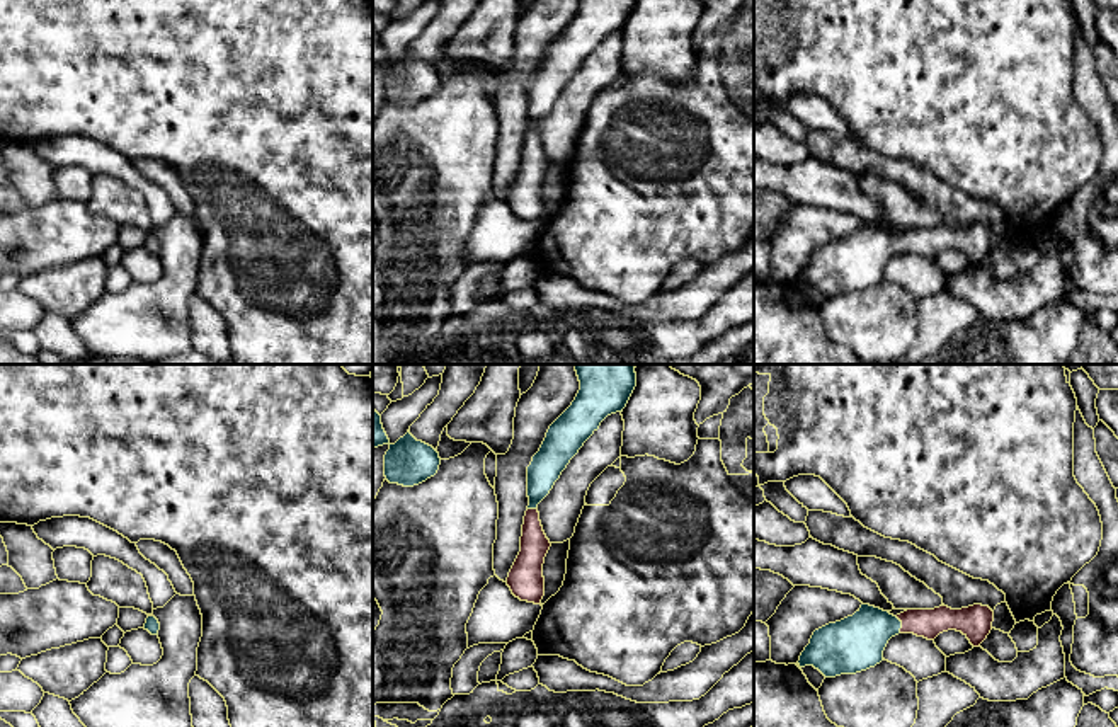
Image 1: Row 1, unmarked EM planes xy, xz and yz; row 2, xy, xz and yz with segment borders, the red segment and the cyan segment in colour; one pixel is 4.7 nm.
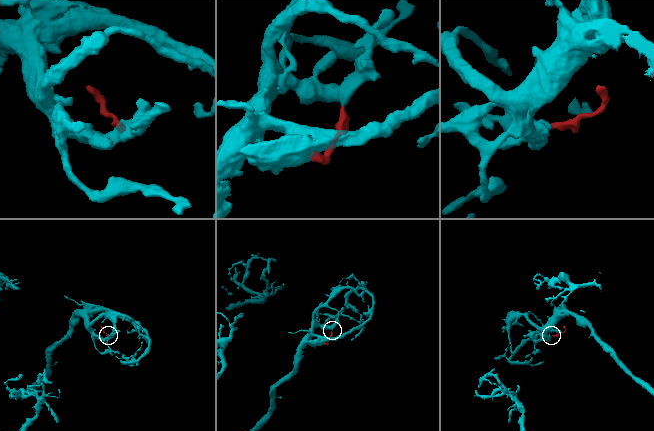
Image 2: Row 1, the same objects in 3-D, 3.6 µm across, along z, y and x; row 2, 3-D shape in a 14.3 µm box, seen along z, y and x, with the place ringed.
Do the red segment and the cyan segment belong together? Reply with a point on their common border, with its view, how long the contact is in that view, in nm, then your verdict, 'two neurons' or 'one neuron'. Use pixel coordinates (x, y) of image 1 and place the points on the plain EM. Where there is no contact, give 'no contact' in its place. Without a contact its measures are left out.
yz (902, 244) | 80 nm | one neuron

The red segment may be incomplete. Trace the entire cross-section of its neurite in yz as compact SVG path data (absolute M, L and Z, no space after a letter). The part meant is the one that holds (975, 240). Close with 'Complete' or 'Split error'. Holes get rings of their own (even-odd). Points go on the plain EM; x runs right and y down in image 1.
M861 223L853 235L815 249L798 283L813 284L825 296L856 293L880 283L888 259L898 252L934 259L943 250L956 249L973 266L980 266L992 249L992 240L994 230L982 223L961 228L943 223L934 228L907 228L897 235Z. Split error

